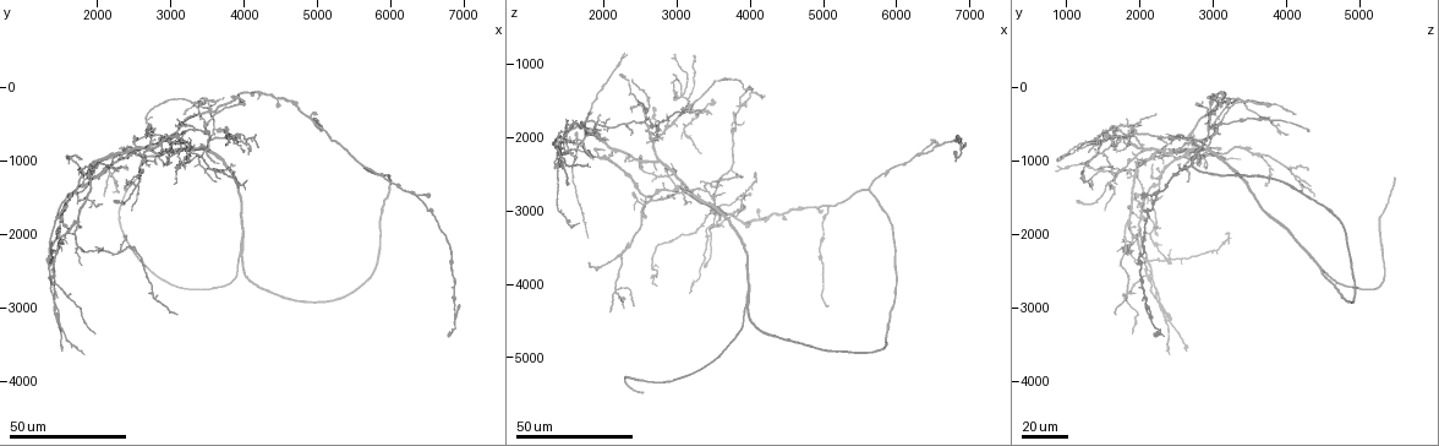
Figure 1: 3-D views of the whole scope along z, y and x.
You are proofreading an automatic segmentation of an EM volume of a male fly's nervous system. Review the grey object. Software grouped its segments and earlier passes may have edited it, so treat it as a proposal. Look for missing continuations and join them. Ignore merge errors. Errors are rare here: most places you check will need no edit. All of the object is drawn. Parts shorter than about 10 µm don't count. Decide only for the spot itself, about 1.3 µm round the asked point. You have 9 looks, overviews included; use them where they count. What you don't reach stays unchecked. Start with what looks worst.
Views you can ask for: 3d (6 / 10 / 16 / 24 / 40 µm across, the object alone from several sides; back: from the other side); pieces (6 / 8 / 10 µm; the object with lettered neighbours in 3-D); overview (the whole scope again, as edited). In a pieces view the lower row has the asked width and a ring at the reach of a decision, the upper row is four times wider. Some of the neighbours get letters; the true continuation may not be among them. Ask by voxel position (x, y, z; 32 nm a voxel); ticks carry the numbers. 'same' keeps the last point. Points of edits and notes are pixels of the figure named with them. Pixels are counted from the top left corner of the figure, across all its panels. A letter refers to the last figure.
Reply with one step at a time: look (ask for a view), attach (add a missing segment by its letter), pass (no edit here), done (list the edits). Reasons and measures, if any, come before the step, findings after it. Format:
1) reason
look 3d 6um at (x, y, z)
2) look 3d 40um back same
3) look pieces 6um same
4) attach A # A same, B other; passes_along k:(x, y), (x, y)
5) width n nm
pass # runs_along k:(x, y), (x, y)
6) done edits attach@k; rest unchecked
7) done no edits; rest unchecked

branch stops here
look 3d 40um at (2550, 1250, 5500)

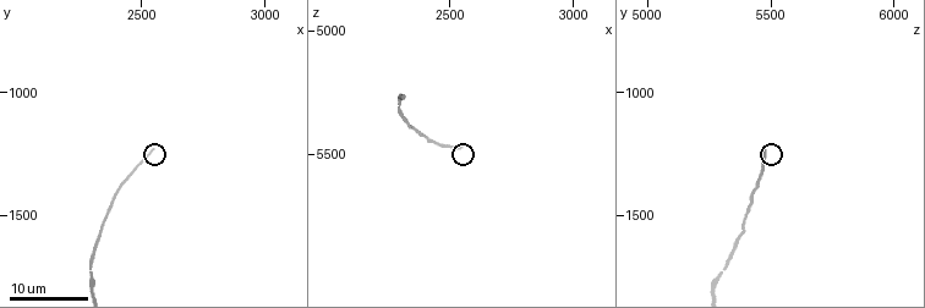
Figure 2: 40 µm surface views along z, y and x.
what lies round it
look pieces 10um at (2550, 1240, 5470)

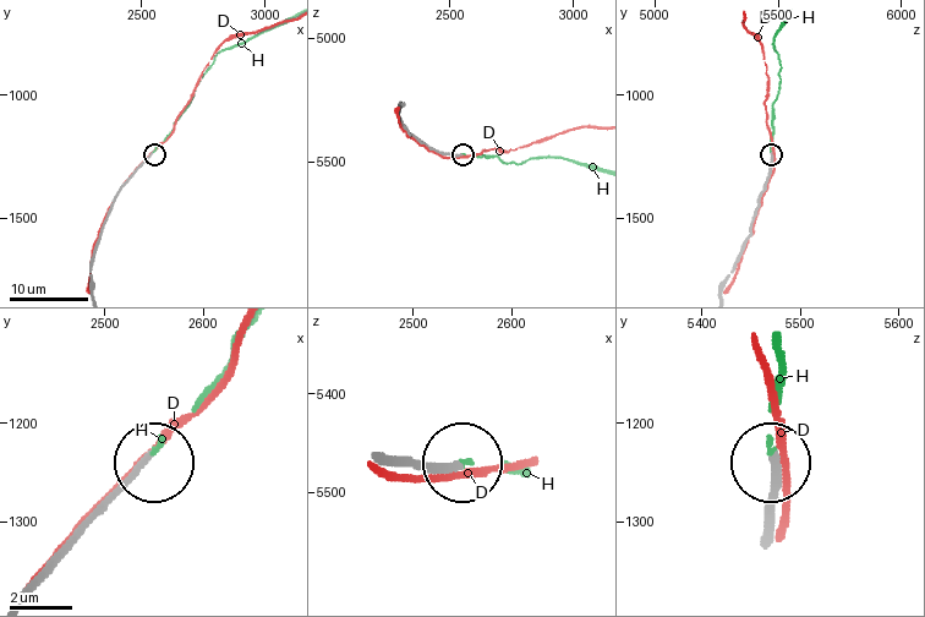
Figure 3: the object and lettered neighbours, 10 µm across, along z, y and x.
width 230 nm
attach H # D other, H same; passes_along 3:(766, 523), (782, 358); the neuron continues

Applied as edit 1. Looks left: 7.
thin end
look 3d 24um at (2000, 1050, 2150)

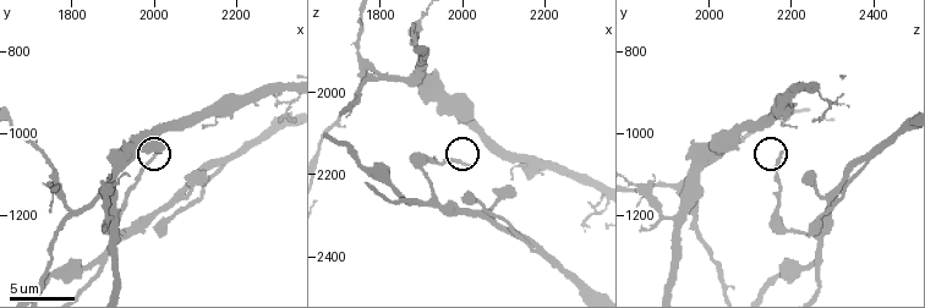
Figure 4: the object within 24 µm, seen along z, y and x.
look pieces 8um at (2015, 1045, 2180)

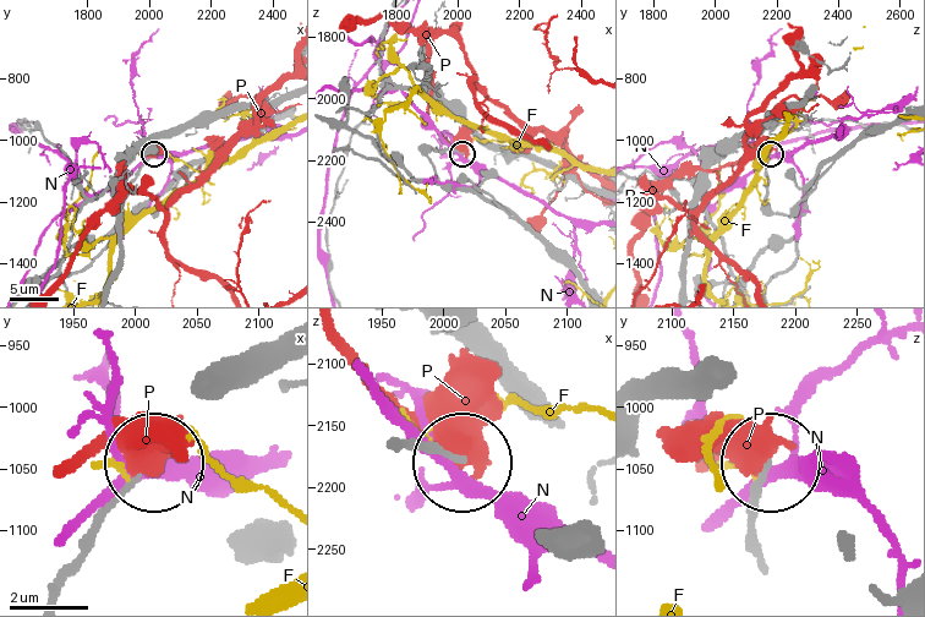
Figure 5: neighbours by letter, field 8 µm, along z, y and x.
pass # F other, N other, P other; runs_along 5:(748, 542), (748, 493), (765, 467); none of them fits

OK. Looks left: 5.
free end
look 3d 40um at (4000, 850, 1250)

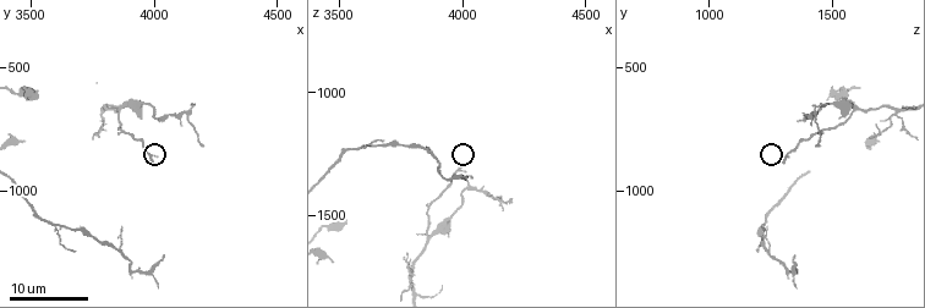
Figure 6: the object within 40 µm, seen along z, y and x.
see the neighbours
look pieces 8um at (4000, 870, 1300)

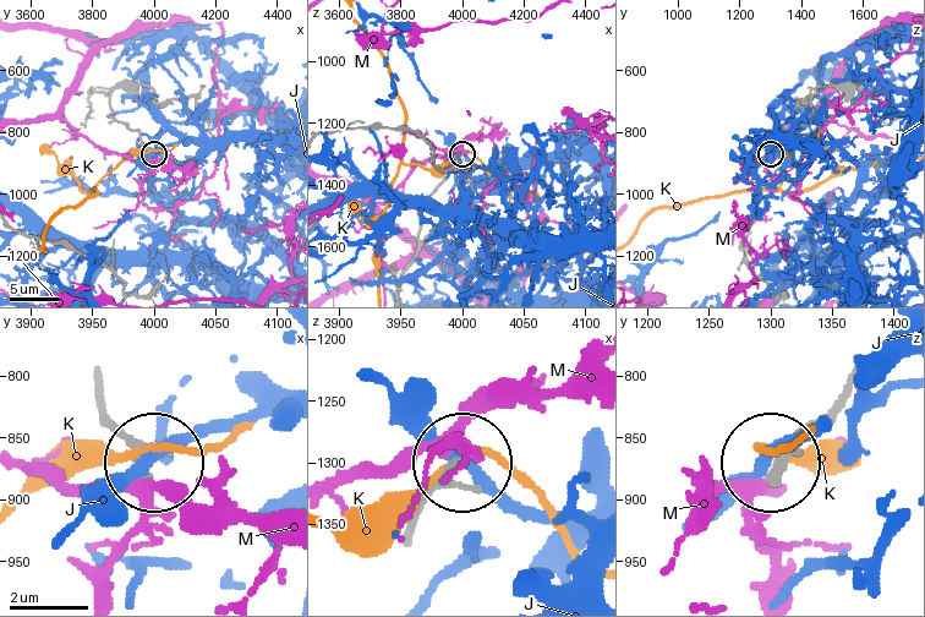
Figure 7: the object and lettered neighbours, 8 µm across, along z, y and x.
pass # J other, K other, M other; no lettered segment goes on from it

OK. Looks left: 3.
tapers out
look 3d 24um at (2000, 3350, 1900)

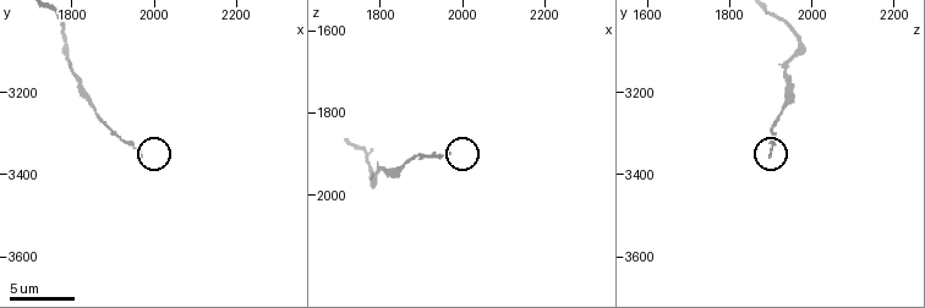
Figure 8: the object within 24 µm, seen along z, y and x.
look pieces 8um at (1965, 3360, 1900)

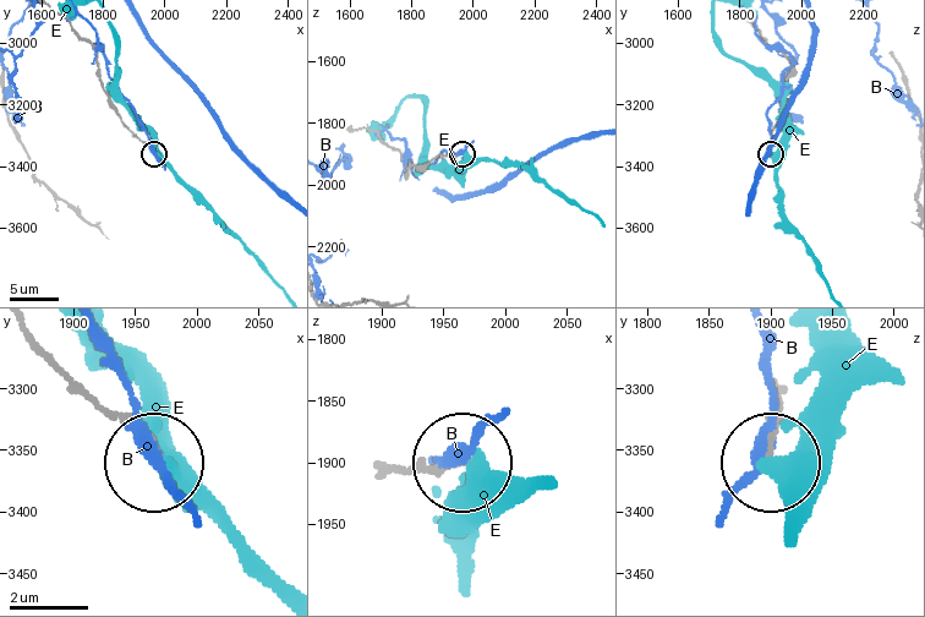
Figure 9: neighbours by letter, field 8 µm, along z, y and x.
pass # B other, E other; no lettered segment goes on from it

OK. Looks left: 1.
done edits attach@3; rest unchecked

